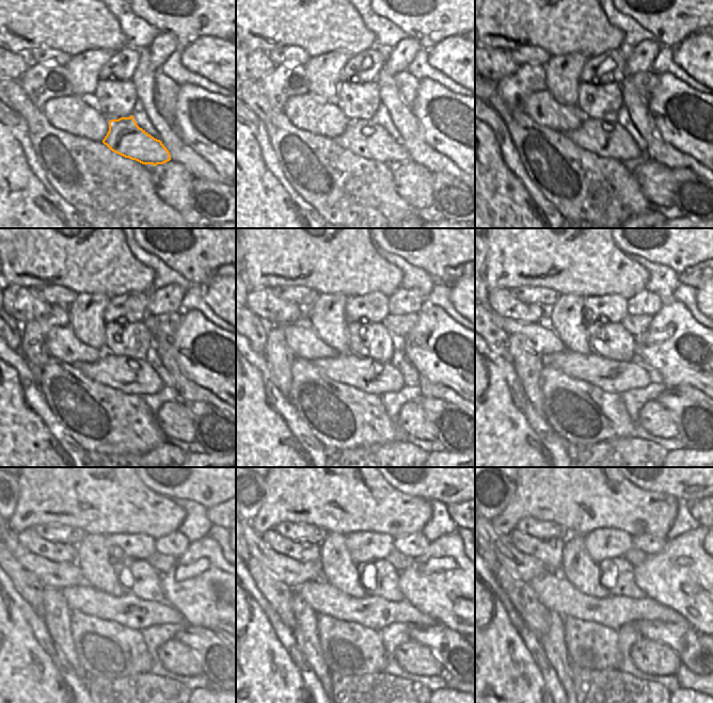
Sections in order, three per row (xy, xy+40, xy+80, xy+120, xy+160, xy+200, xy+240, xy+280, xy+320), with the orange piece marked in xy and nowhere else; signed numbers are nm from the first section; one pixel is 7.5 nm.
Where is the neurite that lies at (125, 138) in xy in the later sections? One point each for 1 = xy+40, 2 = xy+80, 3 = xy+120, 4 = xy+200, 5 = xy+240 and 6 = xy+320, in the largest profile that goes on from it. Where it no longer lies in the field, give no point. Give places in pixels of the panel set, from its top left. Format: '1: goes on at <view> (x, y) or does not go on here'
1: goes on at xy+40 (365, 138)
2: goes on at xy+80 (607, 140)
3: goes on at xy+120 (131, 377)
4: goes on at xy+200 (611, 376)
5: goes on at xy+240 (135, 613)
6: goes on at xy+320 (557, 594)

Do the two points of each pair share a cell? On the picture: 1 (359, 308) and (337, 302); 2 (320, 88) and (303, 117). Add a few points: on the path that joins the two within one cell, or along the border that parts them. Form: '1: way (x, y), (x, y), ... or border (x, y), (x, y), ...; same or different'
1: border (348, 297), (344, 310), (345, 323); different
2: border (310, 93), (321, 99), (334, 102); different

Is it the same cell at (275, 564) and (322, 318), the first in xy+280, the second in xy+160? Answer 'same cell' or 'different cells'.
different cells

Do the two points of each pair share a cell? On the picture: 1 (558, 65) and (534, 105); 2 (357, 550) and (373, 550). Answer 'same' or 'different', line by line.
1: different
2: same

